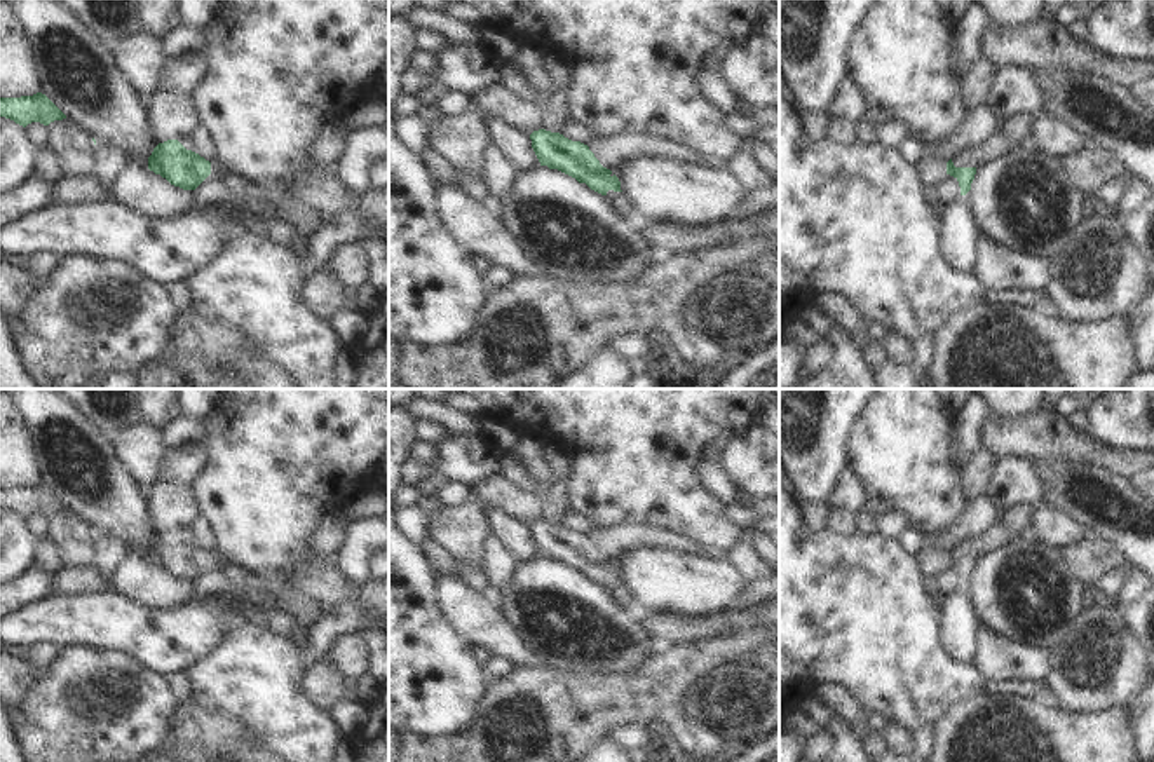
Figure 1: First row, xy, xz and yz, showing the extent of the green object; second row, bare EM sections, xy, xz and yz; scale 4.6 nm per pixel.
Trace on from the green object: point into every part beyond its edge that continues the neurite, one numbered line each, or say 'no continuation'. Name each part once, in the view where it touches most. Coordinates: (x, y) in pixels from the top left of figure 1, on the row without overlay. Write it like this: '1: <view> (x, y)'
1: xz (610, 541)

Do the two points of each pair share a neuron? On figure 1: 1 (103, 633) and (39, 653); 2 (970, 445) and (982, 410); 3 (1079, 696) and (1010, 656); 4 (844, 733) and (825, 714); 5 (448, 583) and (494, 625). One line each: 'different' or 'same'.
1: different
2: same
3: different
4: same
5: same

